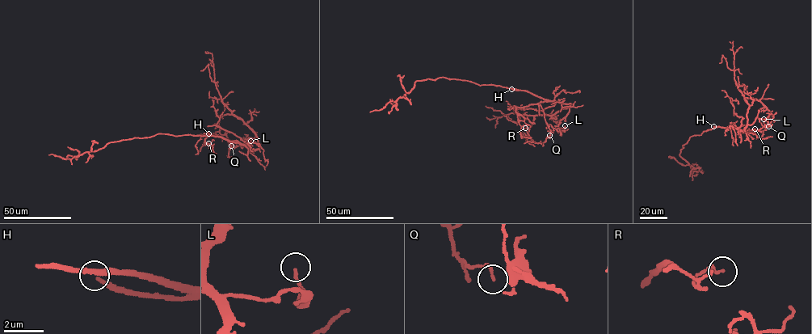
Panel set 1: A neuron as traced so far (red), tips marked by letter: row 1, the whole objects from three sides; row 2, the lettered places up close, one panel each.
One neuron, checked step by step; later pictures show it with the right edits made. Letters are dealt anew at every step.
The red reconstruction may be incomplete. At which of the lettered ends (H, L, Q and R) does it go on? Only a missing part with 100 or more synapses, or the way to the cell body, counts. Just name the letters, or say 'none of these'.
H

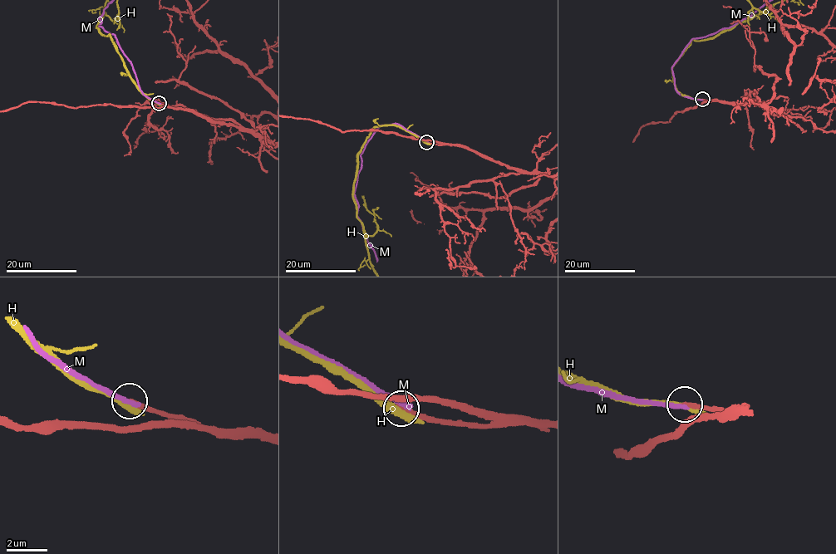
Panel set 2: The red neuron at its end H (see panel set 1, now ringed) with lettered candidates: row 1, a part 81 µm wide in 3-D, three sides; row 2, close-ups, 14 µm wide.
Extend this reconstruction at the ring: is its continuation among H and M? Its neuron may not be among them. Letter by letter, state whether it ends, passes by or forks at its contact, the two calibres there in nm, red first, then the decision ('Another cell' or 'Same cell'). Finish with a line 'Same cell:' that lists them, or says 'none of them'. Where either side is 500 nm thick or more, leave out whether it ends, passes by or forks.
H: It ends there. Thickness 280 nm (red) against 380 nm. Another cell
M: It ends there. Thickness 280 nm (red) against 240 nm. Another cell
Same cell: none of them

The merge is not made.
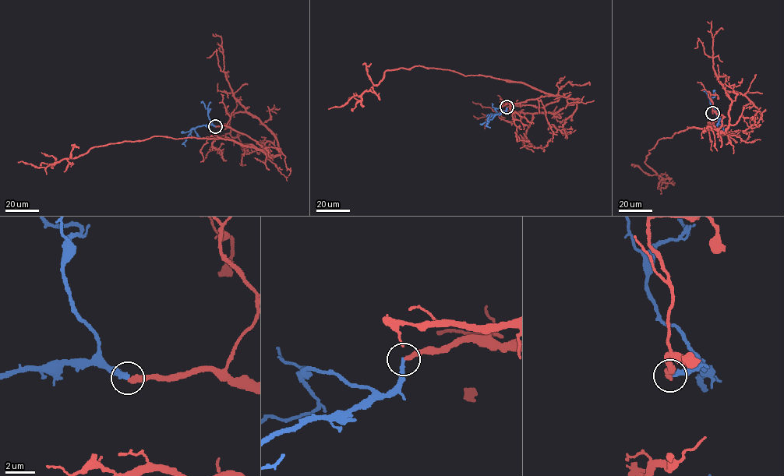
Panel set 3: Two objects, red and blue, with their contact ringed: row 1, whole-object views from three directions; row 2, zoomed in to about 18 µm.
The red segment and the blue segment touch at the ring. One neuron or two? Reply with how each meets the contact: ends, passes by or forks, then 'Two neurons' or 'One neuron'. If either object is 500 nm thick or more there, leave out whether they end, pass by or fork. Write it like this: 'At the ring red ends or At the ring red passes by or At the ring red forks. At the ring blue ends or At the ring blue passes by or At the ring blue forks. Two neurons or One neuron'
At the ring red ends. At the ring blue ends. One neuron

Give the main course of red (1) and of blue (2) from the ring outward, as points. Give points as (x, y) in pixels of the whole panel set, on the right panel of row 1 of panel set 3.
1: (712, 113), (723, 116), (718, 128), (687, 128), (648, 150), (644, 162), (665, 185)
2: (712, 113), (716, 112), (718, 121), (728, 135)

